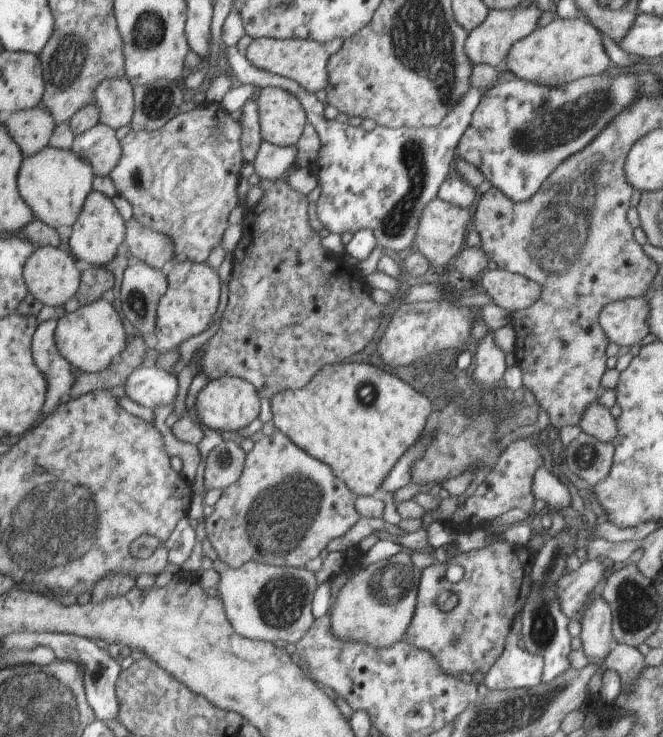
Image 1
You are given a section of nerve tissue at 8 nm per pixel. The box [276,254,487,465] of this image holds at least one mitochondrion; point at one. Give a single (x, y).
(357, 388)

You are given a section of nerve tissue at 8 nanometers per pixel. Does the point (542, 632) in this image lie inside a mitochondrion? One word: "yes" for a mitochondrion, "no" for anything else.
yes

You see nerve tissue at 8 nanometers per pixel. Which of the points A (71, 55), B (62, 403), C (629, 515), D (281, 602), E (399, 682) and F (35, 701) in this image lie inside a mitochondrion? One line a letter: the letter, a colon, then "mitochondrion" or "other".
A: mitochondrion
B: other
C: other
D: mitochondrion
E: mitochondrion
F: mitochondrion

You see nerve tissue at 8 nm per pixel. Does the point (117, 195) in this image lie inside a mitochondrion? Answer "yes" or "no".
no

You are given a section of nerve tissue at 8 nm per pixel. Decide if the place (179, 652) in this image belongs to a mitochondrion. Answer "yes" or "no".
no

